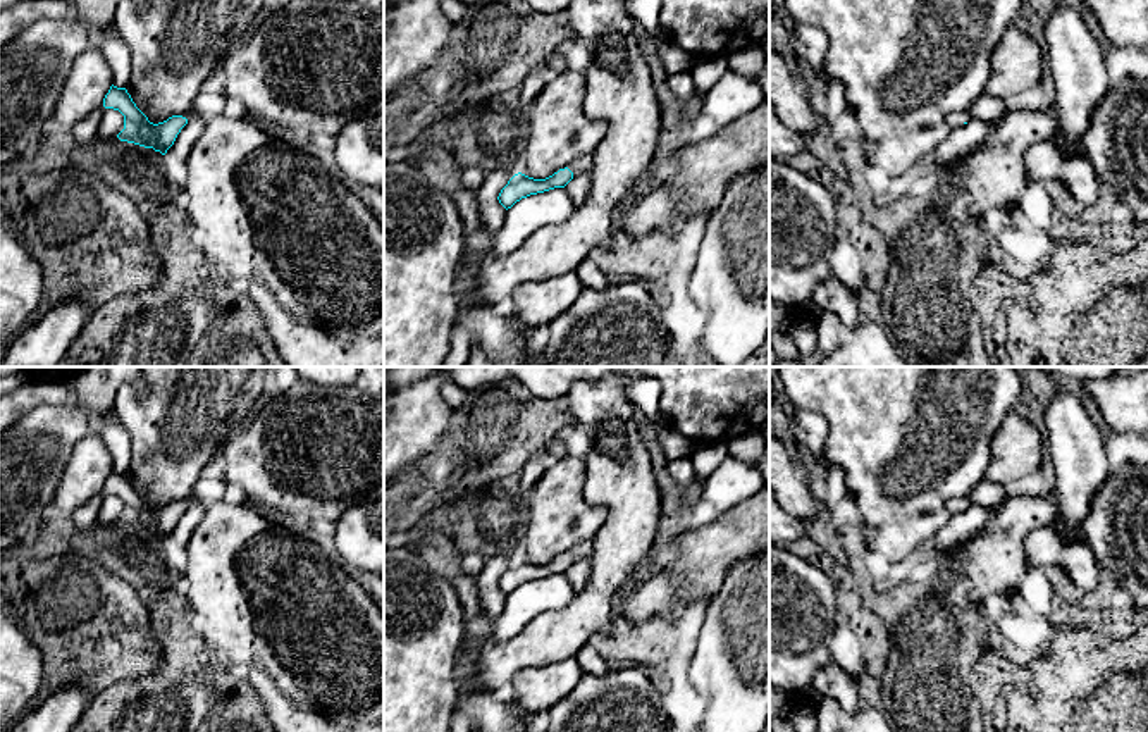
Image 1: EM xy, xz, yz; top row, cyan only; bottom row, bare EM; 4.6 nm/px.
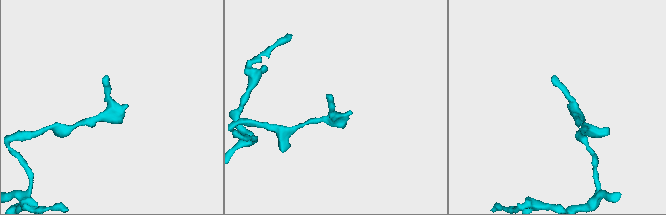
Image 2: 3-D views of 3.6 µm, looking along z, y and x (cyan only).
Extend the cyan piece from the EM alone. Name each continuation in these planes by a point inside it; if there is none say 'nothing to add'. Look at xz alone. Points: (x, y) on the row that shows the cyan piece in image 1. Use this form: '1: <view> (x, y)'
1: xz (584, 164)

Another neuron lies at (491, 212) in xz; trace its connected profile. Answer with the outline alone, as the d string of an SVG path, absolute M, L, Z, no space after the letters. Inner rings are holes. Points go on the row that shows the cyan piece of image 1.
M518 165L491 169L475 191L480 224L491 236L496 236L504 224L506 208L499 203L497 196L515 174L518 174Z

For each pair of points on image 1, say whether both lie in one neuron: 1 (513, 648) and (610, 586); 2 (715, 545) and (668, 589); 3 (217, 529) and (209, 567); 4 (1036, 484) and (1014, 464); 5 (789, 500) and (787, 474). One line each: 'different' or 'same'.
1: same
2: same
3: same
4: different
5: same

